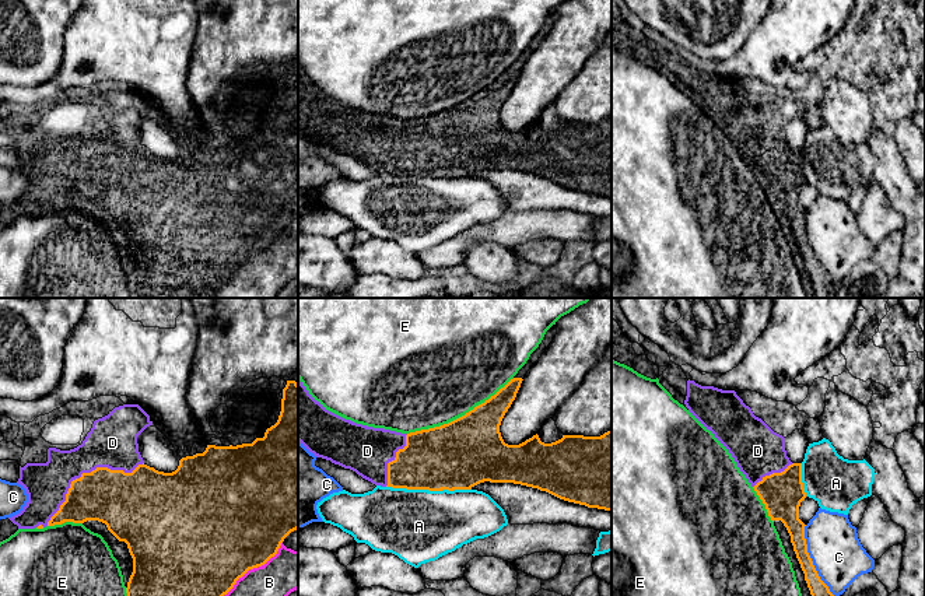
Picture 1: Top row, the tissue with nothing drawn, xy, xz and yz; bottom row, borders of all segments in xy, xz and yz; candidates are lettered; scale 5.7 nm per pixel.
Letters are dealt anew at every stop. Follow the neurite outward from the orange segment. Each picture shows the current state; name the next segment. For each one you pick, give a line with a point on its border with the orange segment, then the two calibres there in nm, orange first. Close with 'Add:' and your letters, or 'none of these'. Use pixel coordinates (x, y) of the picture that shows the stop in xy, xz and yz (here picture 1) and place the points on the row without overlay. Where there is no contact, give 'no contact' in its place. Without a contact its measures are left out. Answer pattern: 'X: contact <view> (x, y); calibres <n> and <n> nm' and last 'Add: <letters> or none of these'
D: contact xy (86, 160); calibres 320 and 280 nm
Add: D

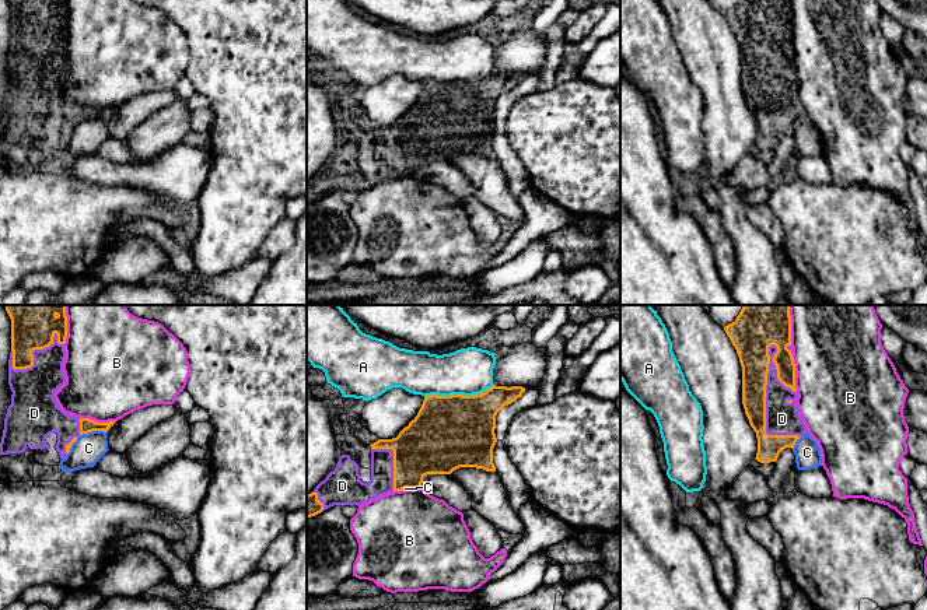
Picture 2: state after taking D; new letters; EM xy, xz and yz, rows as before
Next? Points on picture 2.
D: contact yz (765, 93); calibres 160 and 190 nm
Add: D

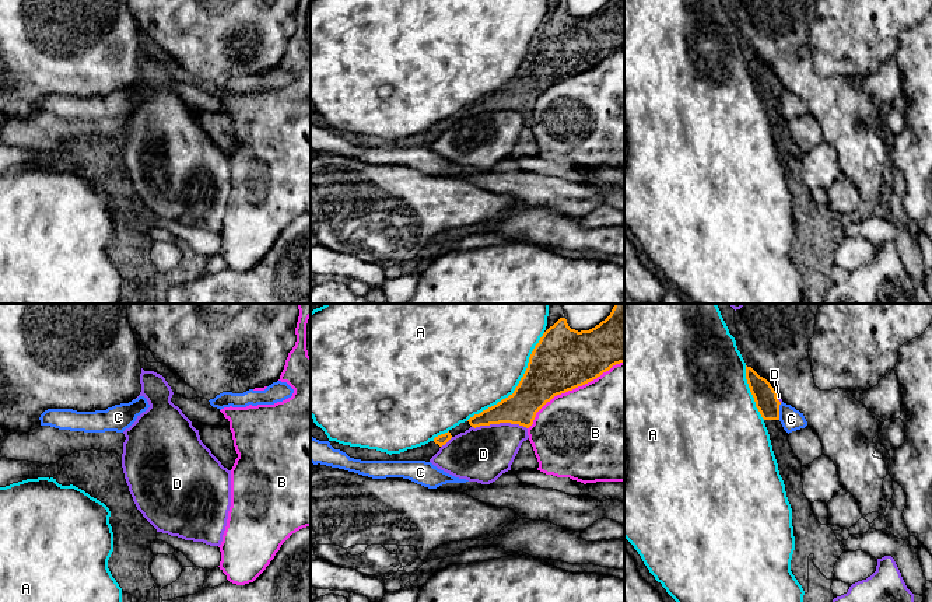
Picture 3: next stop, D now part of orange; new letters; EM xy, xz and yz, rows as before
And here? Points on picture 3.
Add: none of these

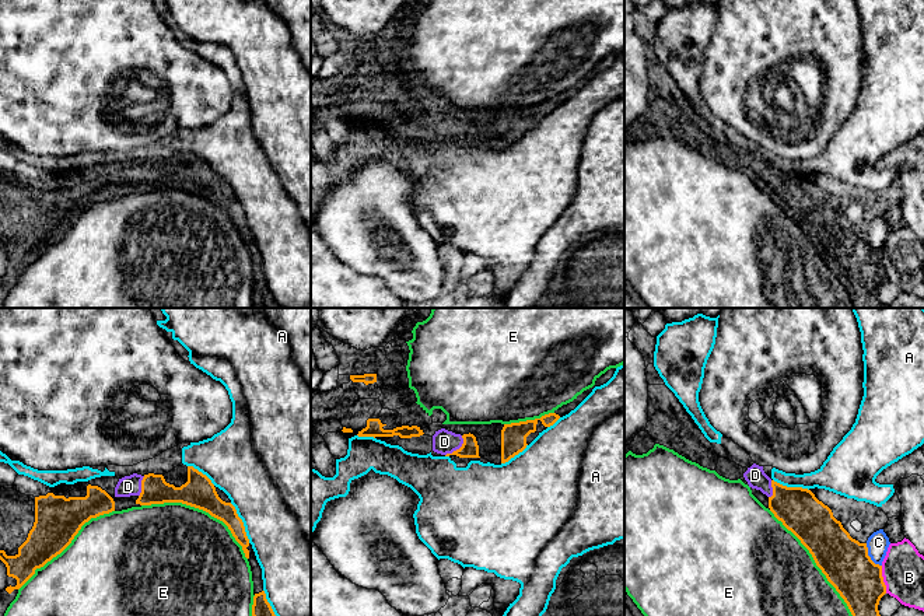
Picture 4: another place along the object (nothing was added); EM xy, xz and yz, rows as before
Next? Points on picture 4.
D: contact xz (459, 135); calibres 100 and 140 nm
Add: D

